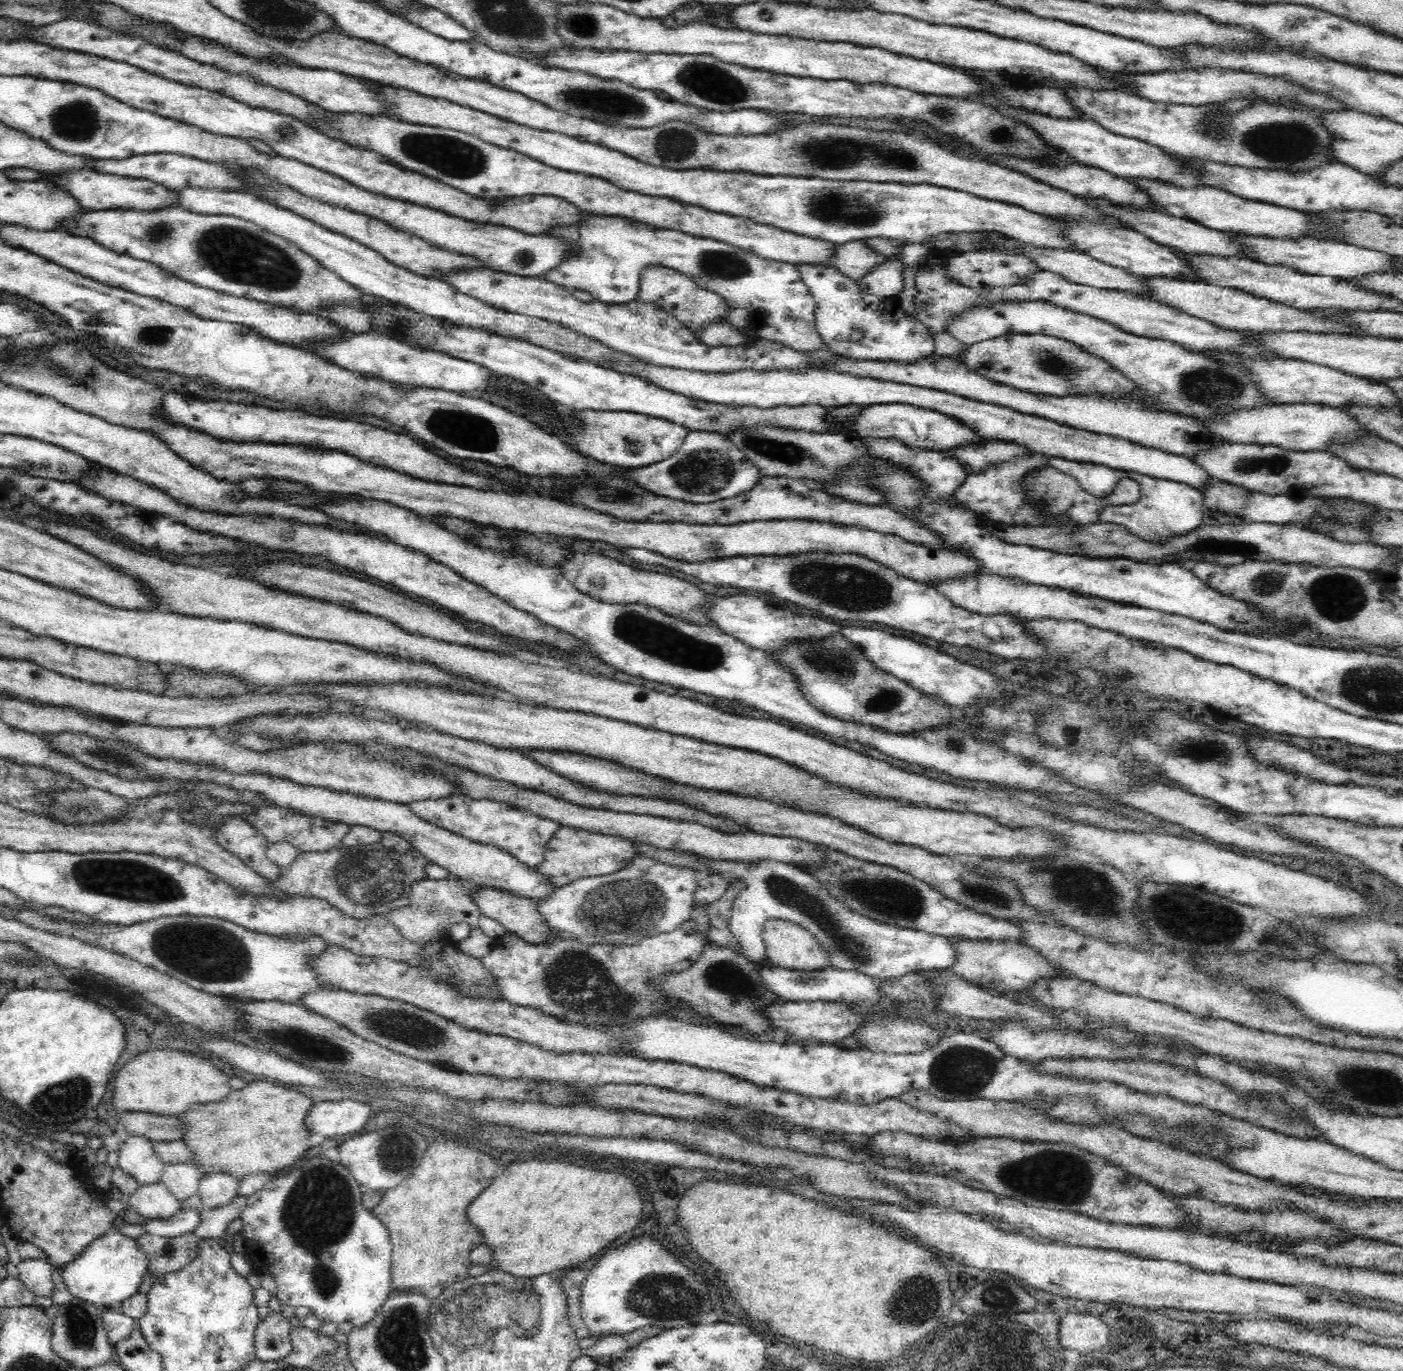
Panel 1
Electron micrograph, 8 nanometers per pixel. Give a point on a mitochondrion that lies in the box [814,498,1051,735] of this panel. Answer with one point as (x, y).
(882, 699)

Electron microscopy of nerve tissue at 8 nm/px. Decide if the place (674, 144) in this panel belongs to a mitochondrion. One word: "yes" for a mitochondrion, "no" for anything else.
yes

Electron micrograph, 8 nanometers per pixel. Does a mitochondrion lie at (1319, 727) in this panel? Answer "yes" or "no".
no

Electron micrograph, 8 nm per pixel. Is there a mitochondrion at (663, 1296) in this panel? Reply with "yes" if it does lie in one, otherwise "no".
yes

